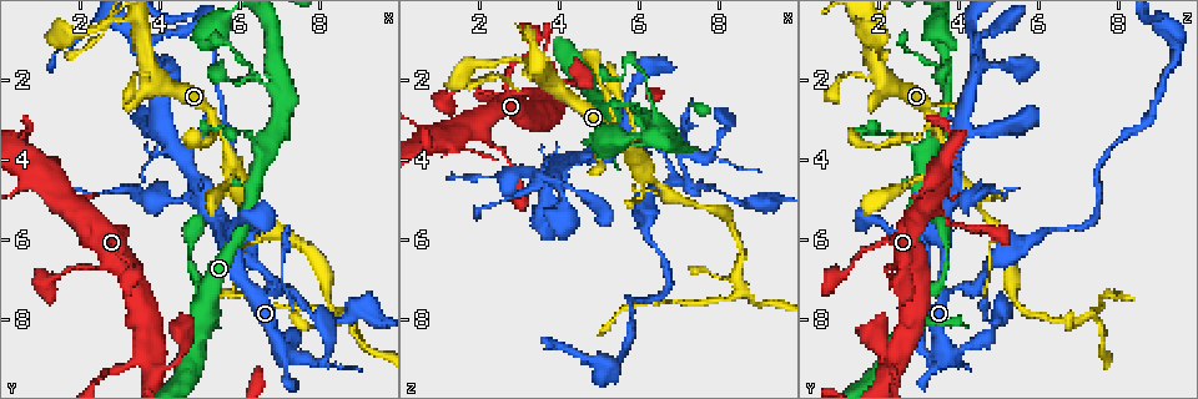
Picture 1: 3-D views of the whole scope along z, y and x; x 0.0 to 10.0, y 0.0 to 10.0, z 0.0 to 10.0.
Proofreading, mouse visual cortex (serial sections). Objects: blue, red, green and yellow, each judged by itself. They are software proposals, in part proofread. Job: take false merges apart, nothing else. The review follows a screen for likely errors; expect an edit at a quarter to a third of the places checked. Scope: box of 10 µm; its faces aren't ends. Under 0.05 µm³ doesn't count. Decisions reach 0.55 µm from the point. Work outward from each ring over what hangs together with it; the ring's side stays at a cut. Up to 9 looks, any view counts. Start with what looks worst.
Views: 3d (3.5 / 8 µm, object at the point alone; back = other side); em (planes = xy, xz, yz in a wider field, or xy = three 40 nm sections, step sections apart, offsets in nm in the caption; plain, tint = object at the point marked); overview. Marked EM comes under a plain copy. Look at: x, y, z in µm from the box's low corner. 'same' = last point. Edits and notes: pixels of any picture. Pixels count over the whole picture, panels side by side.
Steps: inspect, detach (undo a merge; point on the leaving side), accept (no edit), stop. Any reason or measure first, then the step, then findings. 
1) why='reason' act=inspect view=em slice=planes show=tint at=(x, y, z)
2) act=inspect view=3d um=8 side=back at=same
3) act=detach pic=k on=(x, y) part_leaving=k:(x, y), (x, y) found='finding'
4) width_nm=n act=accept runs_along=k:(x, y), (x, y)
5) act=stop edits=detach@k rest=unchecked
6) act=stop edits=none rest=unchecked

why='three-way junction' act=inspect view=3d um=3.5 at=(8.60, 7.95, 7.10)

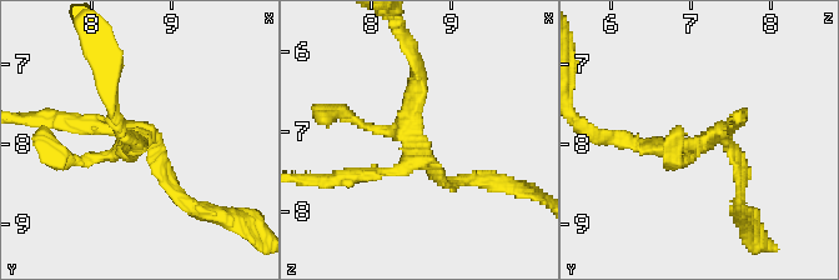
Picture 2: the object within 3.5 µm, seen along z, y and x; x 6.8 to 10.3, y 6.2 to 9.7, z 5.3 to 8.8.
act=inspect view=em slice=xy step=5 show=tint at=(8.55, 7.95, 7.20)

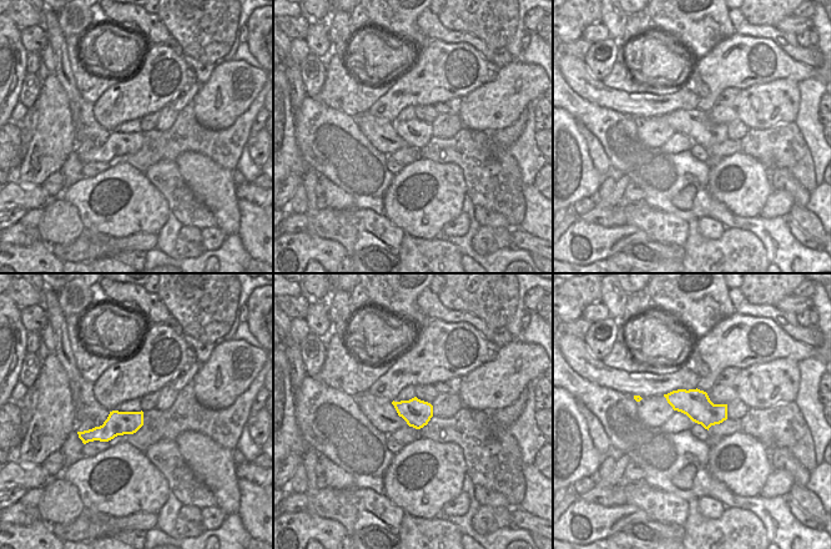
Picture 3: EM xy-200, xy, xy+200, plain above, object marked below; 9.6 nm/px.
width_nm=280 act=detach pic=2 on=(332, 179) part_leaving=2:(375, 171), (314, 178) found='two cells meet here'

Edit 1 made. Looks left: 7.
act=inspect view=overview

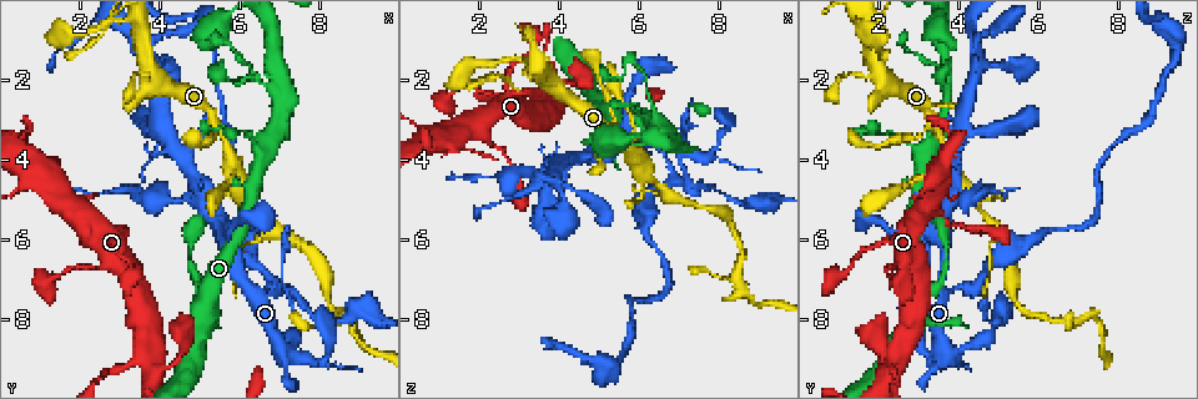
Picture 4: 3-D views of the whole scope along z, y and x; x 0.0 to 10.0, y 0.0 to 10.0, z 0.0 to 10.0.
why='narrows sharply' act=inspect view=3d um=3.5 at=(6.85, 7.25, 4.45)

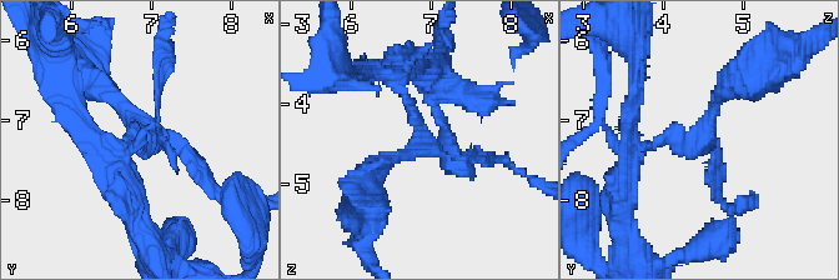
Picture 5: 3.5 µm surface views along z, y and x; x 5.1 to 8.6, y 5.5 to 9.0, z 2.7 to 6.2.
arms=3 arm_widths_nm=150,200,200 why='need the tissue' act=inspect view=em slice=xy step=3 show=tint at=(6.90, 7.20, 4.45)

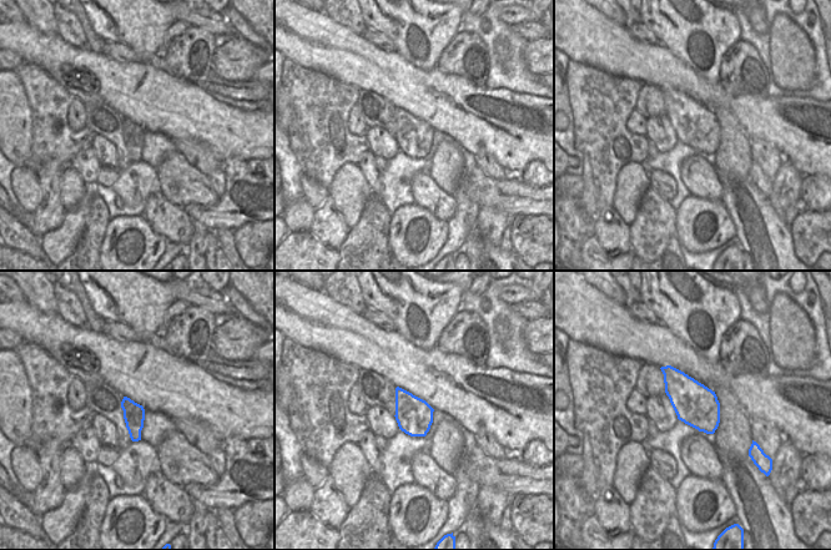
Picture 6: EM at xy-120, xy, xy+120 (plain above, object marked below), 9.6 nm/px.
width_nm=360 act=detach pic=5 on=(707, 126) part_leaving=5:(668, 138), (697, 141), (734, 88) found='a second cell is stuck on'

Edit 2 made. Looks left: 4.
why='three-way junction' act=inspect view=3d um=3.5 at=(5.10, 4.95, 3.85)

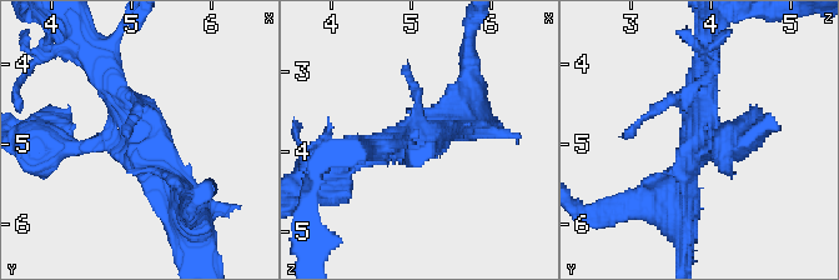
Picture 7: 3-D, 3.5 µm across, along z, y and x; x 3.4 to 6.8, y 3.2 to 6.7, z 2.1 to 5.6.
why='need the tissue' act=inspect view=em slice=xy step=1 show=tint at=(5.20, 4.90, 3.85)

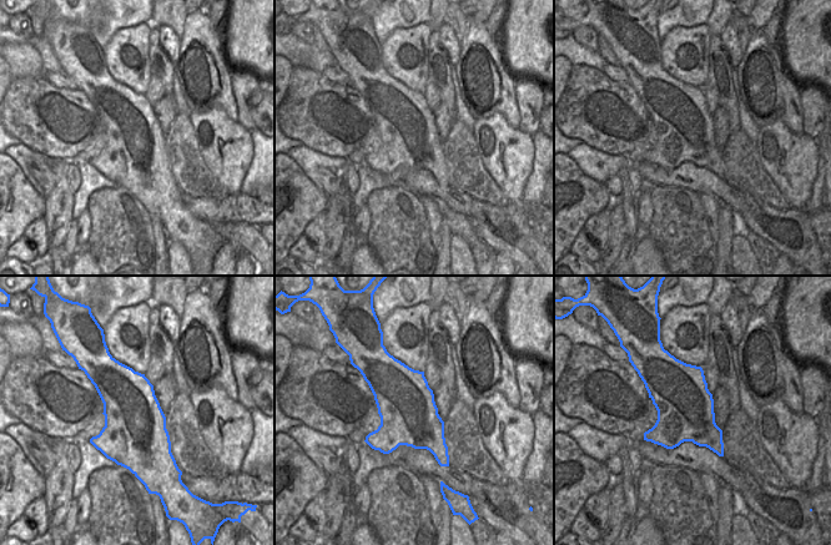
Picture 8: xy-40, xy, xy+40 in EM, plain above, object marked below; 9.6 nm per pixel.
width_nm=550 act=accept runs_along=7:(186, 206), (98, 64) found='continuous, no second cell'

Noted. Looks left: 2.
act=inspect view=em slice=planes show=tint at=(6.55, 3.85, 3.15)

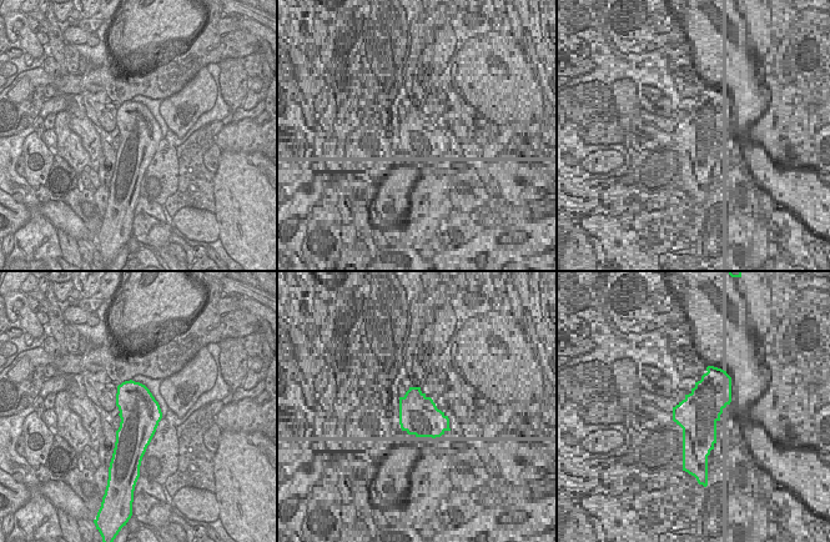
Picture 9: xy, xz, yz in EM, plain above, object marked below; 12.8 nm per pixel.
act=inspect view=3d um=3.5 at=same

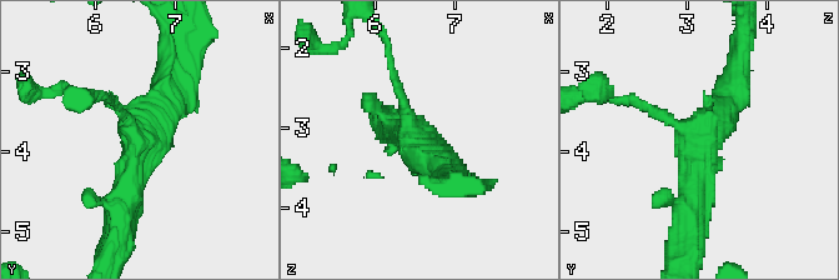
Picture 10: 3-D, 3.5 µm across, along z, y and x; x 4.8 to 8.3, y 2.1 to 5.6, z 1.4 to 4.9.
act=accept runs_along=10:(688, 218), (701, 140), (739, 75) found='all the same cell'

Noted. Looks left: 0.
act=stop edits=detach@2,detach@5 rest=unchecked

